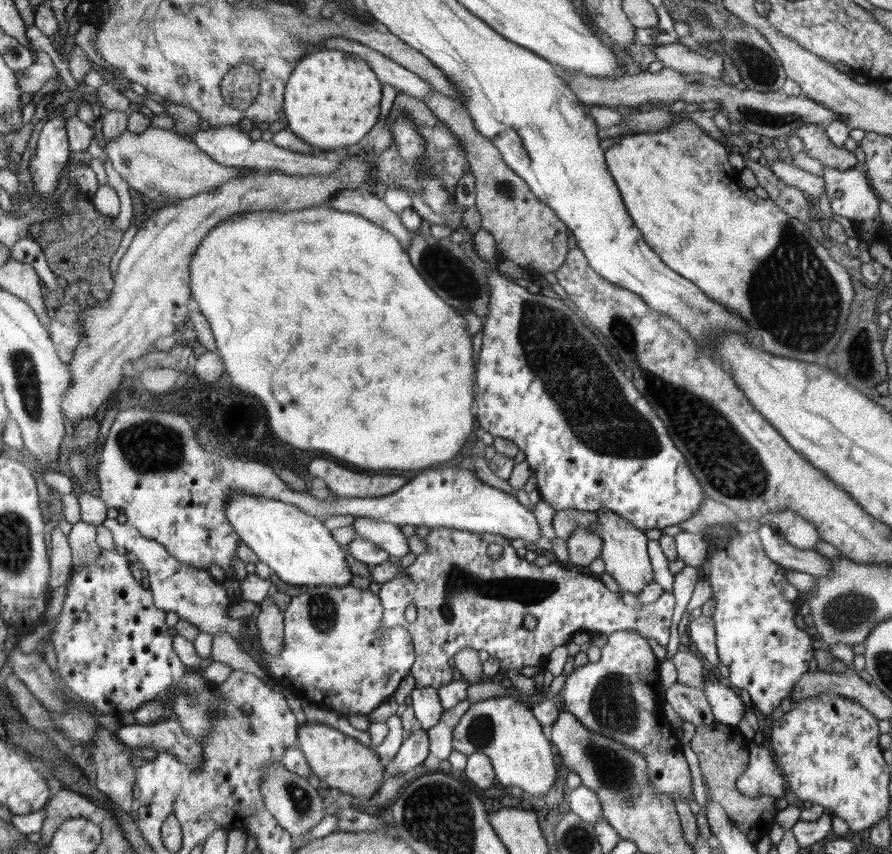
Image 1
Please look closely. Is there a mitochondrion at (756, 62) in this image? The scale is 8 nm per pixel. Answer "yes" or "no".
yes

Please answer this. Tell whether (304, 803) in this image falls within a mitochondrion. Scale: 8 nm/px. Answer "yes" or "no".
yes

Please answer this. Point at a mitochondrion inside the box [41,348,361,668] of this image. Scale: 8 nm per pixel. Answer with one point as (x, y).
(150, 446)

